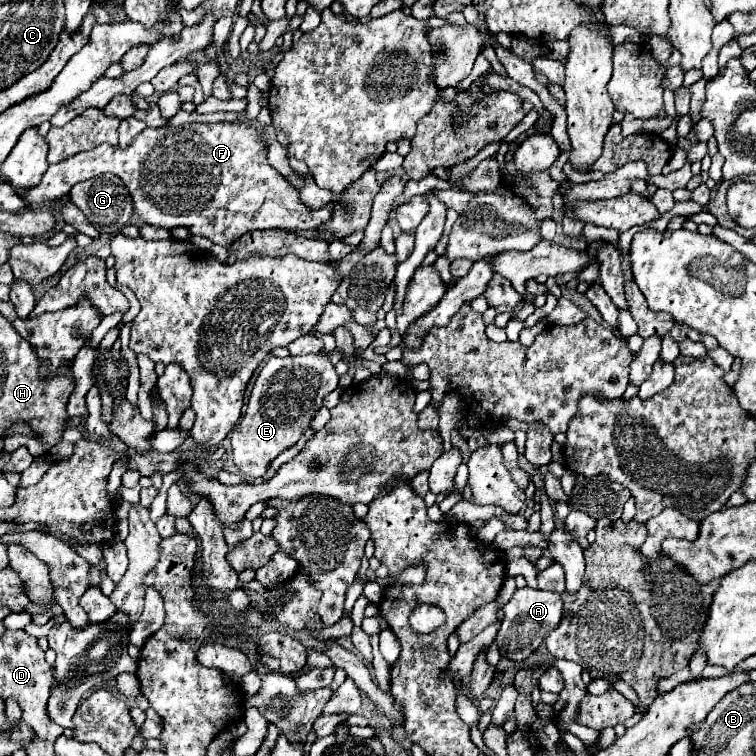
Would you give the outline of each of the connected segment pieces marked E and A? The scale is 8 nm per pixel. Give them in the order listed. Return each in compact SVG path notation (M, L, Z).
M320 351L298 357L270 357L258 373L246 409L232 429L232 459L236 467L250 475L262 477L272 459L292 447L310 427L314 415L322 409L322 399L338 387L338 375L332 363L332 351Z
M532 587L516 589L512 599L502 609L504 621L498 631L500 655L510 661L524 661L526 657L530 657L544 643L544 637L548 637L548 633L560 623L562 603L564 601L560 593L554 593L554 591L540 591Z

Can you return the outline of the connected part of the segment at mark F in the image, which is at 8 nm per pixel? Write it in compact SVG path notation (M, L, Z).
M234 121L234 123L190 123L190 125L178 125L178 127L158 127L158 129L144 129L128 149L120 149L120 147L114 147L114 145L98 145L96 149L92 151L84 151L84 153L78 153L78 155L72 155L56 165L50 165L40 181L40 185L28 189L28 193L18 193L20 197L24 197L24 201L32 207L36 205L42 205L44 201L56 201L56 199L62 199L64 195L70 193L70 189L80 183L80 181L86 181L86 179L92 179L96 175L102 175L102 173L114 173L118 175L124 185L128 187L130 191L130 197L134 201L134 211L140 215L140 219L144 223L150 223L150 225L156 225L156 227L166 227L166 229L174 229L178 225L184 225L190 229L192 235L202 235L202 237L208 237L212 243L218 243L218 245L230 245L236 237L252 231L252 229L304 229L304 231L310 231L310 229L316 229L316 225L324 225L324 221L330 221L332 219L332 205L336 205L336 201L324 205L324 209L308 209L302 201L300 201L300 195L298 191L286 181L286 177L282 177L274 167L268 165L266 161L266 145L262 141L262 135L256 127L248 127L246 123L242 121Z

